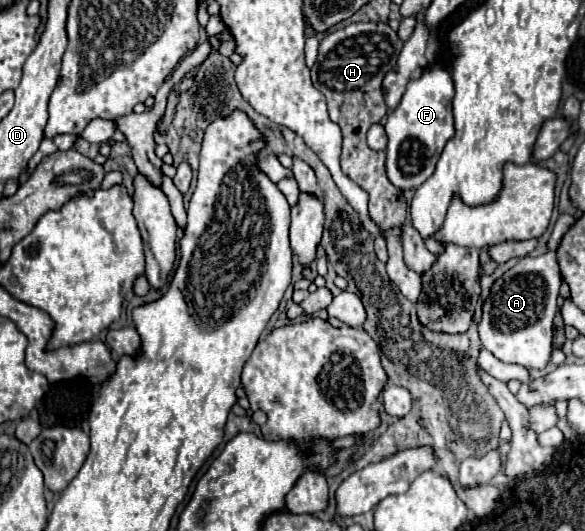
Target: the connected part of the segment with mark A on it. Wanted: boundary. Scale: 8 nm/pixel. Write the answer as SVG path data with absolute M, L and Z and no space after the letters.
M554 251L540 257L522 257L512 269L498 277L482 305L482 319L478 323L478 335L484 349L506 363L518 363L526 369L542 369L542 353L552 351L552 321L560 285L562 277Z

